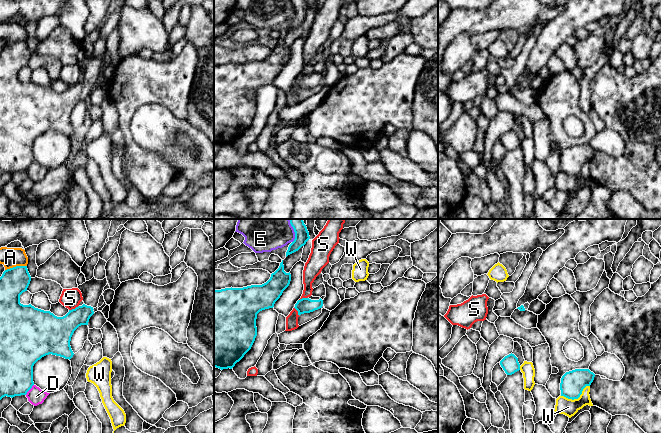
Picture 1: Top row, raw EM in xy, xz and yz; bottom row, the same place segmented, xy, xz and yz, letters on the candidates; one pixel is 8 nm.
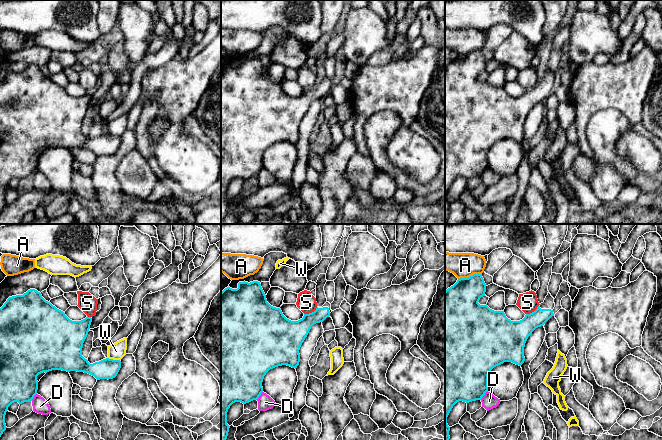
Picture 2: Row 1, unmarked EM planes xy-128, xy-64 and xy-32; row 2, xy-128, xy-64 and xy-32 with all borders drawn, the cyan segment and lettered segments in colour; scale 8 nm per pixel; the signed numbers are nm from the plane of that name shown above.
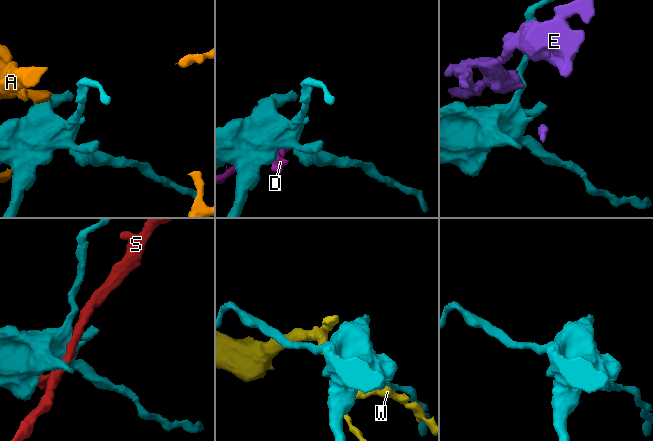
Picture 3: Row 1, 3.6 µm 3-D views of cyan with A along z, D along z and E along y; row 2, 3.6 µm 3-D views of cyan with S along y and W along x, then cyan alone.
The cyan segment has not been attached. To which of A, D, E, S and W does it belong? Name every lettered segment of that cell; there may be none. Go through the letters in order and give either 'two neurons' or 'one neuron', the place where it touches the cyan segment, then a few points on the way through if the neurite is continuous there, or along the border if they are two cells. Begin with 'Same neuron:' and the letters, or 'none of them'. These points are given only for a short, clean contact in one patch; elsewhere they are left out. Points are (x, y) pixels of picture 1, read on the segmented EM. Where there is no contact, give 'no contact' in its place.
Same neuron: none of them
A: two neurons; contact xy (16, 266)
D: two neurons; contact xy (30, 388); border xy (33, 384), (25, 394)
E: two neurons; contact xz (294, 231); border xz (288, 219), (294, 232), (294, 240), (292, 242)
S: two neurons; contact xy (73, 309)
W: two neurons; contact yz (576, 398)

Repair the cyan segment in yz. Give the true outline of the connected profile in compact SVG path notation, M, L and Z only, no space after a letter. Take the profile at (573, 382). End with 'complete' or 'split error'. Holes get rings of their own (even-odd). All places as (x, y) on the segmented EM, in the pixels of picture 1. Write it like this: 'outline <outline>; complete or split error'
outline M575 369L566 372L560 383L561 396L568 399L578 399L586 386L593 382L595 374L589 369Z; complete

